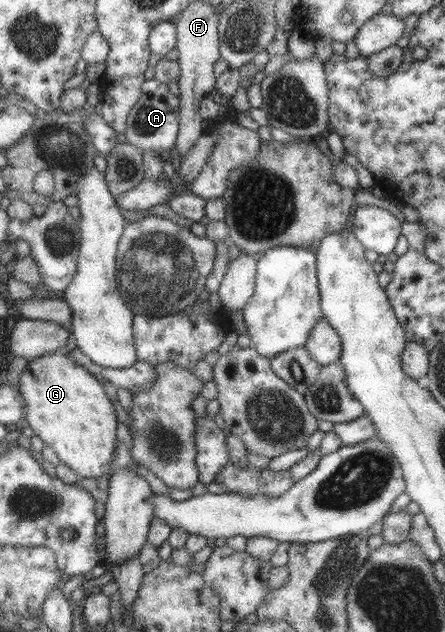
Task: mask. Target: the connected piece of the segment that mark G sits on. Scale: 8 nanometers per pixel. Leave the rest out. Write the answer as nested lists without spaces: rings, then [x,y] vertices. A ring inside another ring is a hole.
[[[64,350],[29,361],[20,376],[28,406],[26,424],[52,447],[63,464],[82,478],[109,478],[117,448],[117,412],[95,374],[79,366]]]

